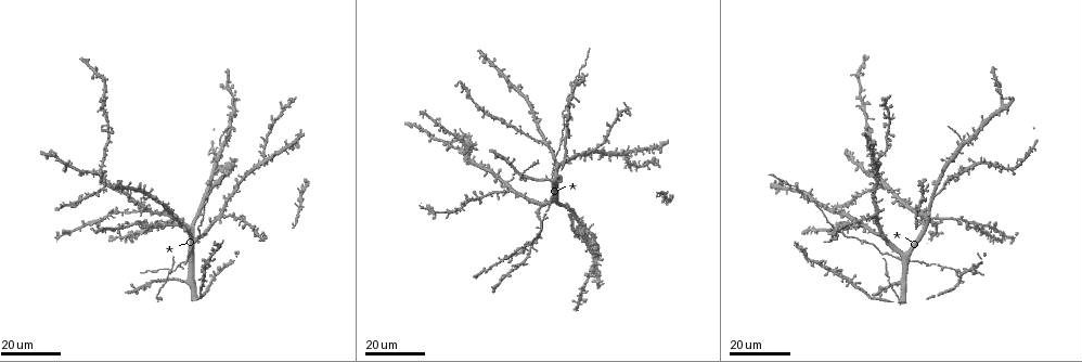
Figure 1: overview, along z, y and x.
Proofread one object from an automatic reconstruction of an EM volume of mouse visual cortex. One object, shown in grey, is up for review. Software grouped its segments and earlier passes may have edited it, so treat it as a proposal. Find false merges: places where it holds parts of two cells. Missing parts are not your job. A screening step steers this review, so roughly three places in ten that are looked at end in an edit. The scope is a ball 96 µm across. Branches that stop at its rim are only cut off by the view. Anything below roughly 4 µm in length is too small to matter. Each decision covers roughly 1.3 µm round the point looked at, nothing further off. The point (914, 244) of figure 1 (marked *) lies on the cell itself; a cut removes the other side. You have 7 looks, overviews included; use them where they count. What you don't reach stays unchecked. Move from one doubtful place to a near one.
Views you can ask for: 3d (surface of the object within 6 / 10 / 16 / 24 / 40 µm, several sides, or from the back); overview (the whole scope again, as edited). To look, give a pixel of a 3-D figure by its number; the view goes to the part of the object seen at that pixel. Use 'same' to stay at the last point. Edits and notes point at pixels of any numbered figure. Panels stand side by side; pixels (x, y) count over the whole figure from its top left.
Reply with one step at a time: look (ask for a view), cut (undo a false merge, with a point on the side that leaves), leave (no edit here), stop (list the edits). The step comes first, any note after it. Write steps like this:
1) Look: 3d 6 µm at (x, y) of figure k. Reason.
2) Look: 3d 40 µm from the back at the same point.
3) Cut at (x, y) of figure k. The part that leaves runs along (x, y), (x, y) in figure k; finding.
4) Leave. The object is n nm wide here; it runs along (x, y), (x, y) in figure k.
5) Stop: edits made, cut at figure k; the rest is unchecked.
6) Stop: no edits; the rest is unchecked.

Look: 3d 24 µm at (95, 173) of figure 1.

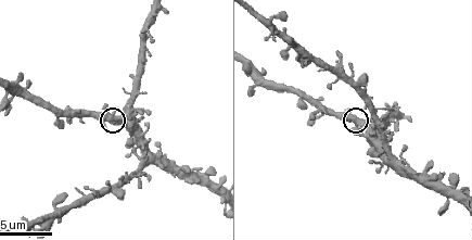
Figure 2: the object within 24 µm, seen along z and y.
Look: 3d 10 µm at (358, 125) of figure 2. Closer look.

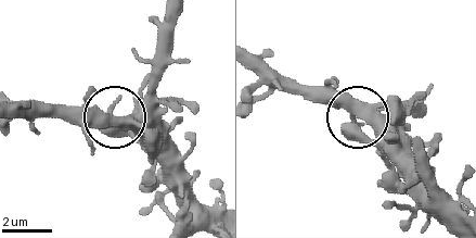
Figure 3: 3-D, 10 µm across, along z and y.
Leave. The side arm is 25 µm long; one cell here.

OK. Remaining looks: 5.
Look: 3d 24 µm at (583, 66) of figure 1. Calibre changes.

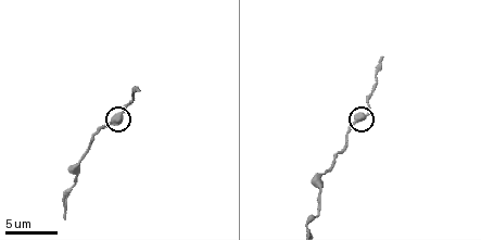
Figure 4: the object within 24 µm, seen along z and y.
Look: 3d 10 µm at (120, 112) of figure 4.

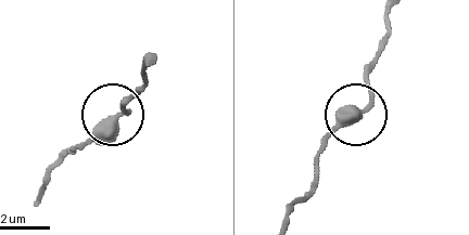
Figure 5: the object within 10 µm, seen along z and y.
Leave. The object is 410 nm wide here; it runs along (289, 214), (322, 144), (370, 101), (366, 69), (376, 53) in figure 5; all the same cell.

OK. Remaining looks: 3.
Look: 3d 16 µm at (220, 142) of figure 1. Three arms meet.

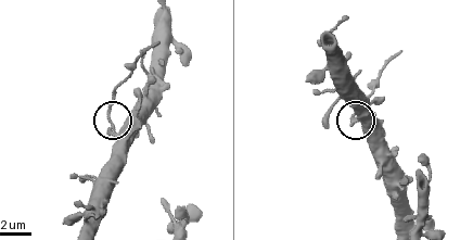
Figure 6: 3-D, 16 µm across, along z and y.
Look: 3d 10 µm at (121, 132) of figure 6.

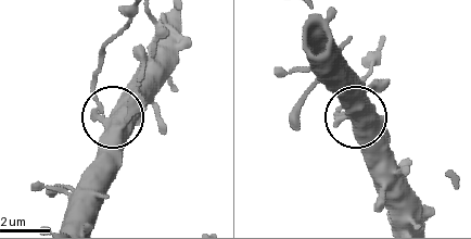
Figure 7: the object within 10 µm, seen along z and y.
Cut at (93, 72) of figure 7. 3 arms meet here; two cells meet here.

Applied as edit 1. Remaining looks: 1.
Stop: edits made, cut at figure 7; the rest is unchecked.

